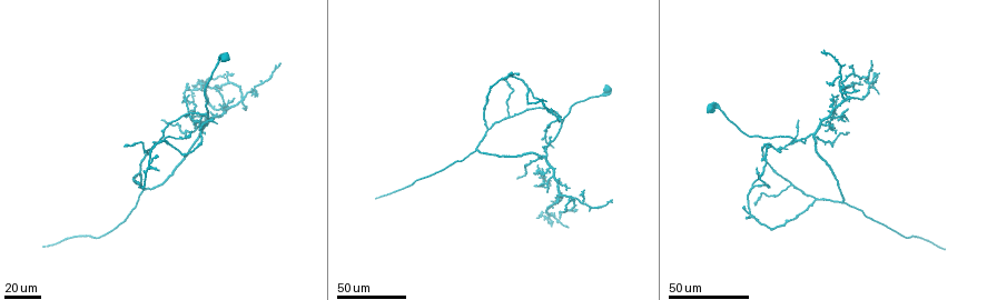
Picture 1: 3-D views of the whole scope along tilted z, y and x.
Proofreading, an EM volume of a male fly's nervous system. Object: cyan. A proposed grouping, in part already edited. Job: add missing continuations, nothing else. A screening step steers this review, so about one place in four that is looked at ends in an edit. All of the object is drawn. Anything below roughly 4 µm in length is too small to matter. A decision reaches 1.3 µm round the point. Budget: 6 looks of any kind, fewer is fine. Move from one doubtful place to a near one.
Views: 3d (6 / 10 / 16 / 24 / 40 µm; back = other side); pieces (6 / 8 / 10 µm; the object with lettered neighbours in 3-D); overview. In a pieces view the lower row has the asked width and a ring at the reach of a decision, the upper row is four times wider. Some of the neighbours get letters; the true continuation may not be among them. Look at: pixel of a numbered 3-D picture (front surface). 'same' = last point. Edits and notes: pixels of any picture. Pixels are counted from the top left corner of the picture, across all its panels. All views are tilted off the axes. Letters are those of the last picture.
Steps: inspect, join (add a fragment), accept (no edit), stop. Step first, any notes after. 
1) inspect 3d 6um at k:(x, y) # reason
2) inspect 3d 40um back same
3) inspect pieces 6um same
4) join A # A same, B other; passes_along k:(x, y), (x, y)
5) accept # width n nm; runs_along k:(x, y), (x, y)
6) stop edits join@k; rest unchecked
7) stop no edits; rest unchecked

inspect 3d 24um at 1:(198, 81) # tapers out

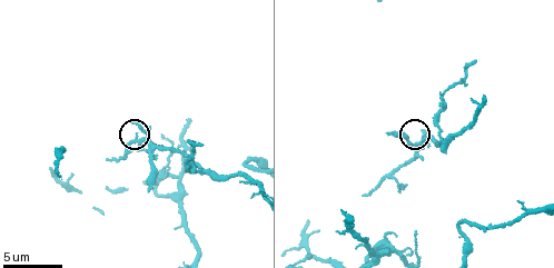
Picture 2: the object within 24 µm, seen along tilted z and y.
inspect pieces 8um at 2:(133, 123)

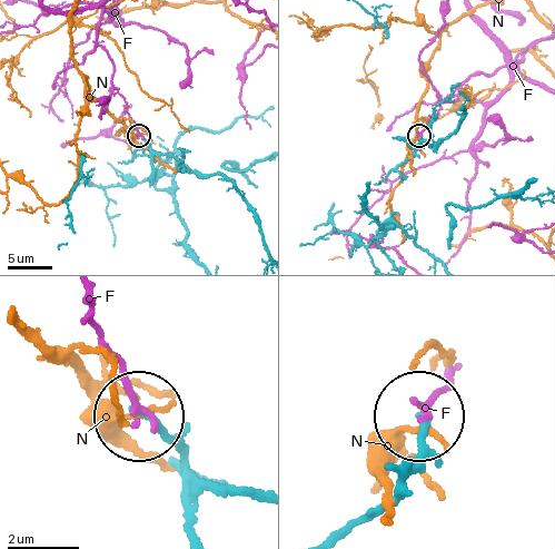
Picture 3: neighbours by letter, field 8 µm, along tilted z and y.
accept # F other, N other; no lettered fragment goes on from it

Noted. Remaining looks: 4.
inspect 3d 40um at 1:(545, 191) # free end

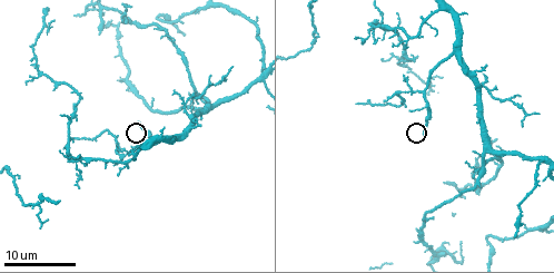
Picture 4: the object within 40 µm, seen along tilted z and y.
inspect pieces 10um at 4:(139, 123) # what lies round it

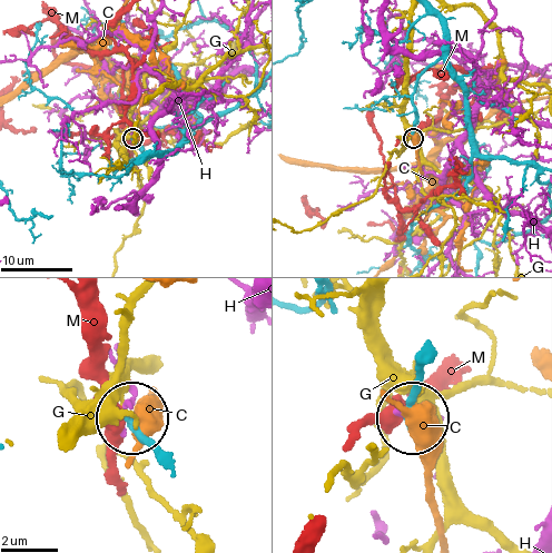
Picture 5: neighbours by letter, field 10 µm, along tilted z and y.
accept # C other, G other, H other, M other; none of them fits

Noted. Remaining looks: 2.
inspect 3d 40um at 1:(41, 248) # long arm stops here

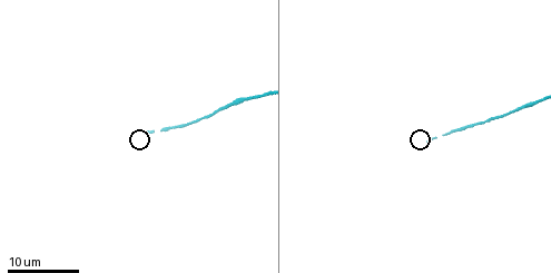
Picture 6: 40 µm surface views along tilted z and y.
inspect pieces 6um at 6:(144, 133)

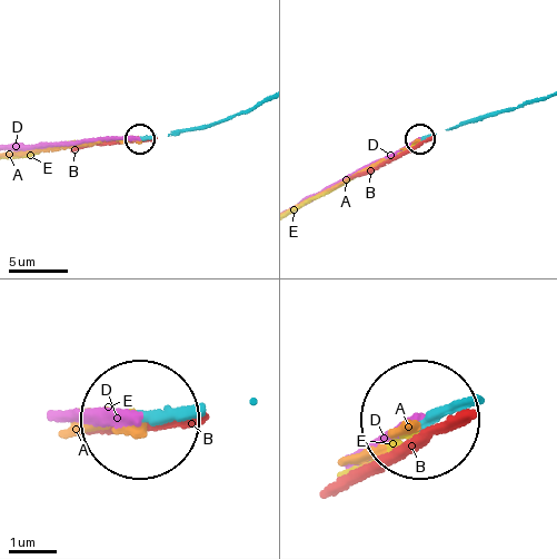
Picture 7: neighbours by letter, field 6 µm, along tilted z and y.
join E # A other, B other, D other, E same; it goes on there

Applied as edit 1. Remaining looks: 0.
stop edits join@7; rest unchecked

